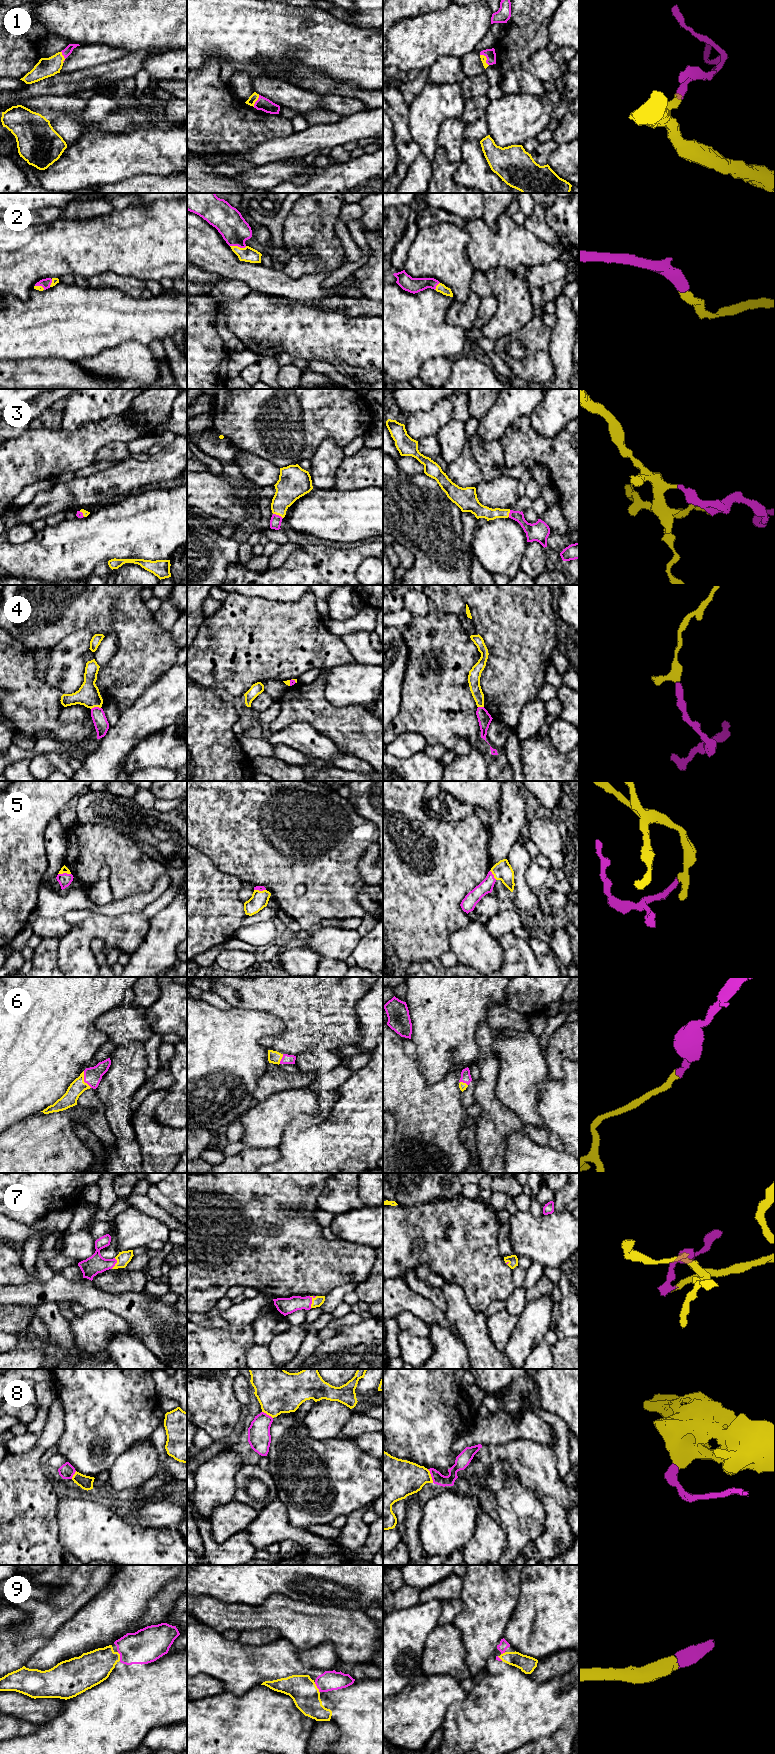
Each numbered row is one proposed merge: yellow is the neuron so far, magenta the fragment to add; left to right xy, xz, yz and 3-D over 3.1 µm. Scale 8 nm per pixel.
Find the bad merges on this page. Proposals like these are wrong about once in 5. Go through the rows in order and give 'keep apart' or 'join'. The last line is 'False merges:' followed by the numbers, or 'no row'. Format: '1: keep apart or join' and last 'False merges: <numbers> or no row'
1: join
2: join
3: join
4: keep apart
5: join
6: join
7: join
8: keep apart
9: join
False merges: 4, 8

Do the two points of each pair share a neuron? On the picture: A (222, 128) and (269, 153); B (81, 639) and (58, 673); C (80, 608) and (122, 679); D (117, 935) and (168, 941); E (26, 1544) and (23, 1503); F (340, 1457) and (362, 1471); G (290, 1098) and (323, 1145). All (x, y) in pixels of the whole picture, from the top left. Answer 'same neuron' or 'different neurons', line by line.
A: different neurons
B: same neuron
C: same neuron
D: different neurons
E: same neuron
F: same neuron
G: different neurons

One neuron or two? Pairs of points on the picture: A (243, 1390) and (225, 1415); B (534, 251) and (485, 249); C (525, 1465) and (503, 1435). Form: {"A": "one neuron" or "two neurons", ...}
{"A": "two neurons", "B": "one neuron", "C": "two neurons"}

